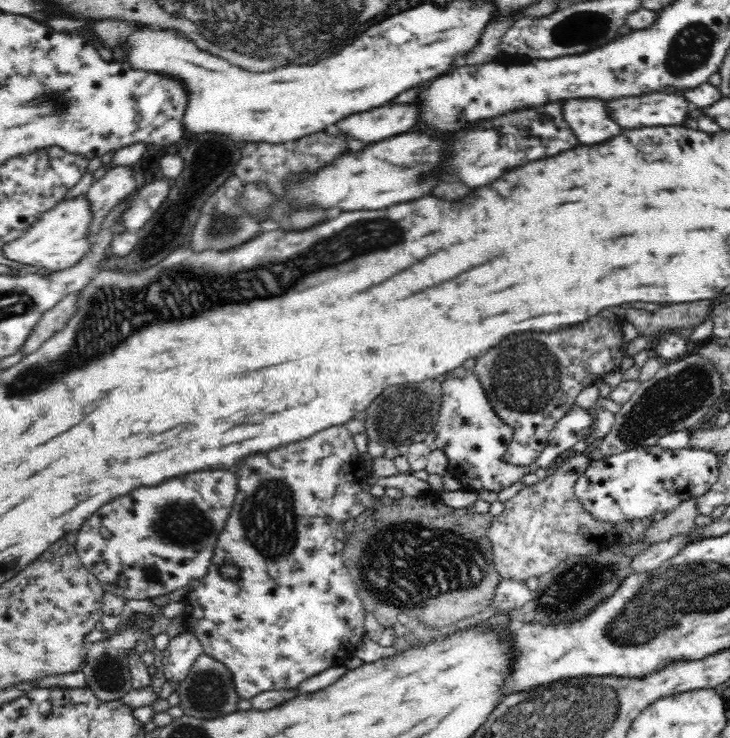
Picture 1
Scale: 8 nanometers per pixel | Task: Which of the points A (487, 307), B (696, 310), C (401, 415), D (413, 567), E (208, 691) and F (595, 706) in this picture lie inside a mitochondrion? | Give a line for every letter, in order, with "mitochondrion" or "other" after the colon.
A: other
B: other
C: mitochondrion
D: mitochondrion
E: mitochondrion
F: mitochondrion

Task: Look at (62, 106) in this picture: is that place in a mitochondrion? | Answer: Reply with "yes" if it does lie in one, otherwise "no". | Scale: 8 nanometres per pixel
yes

